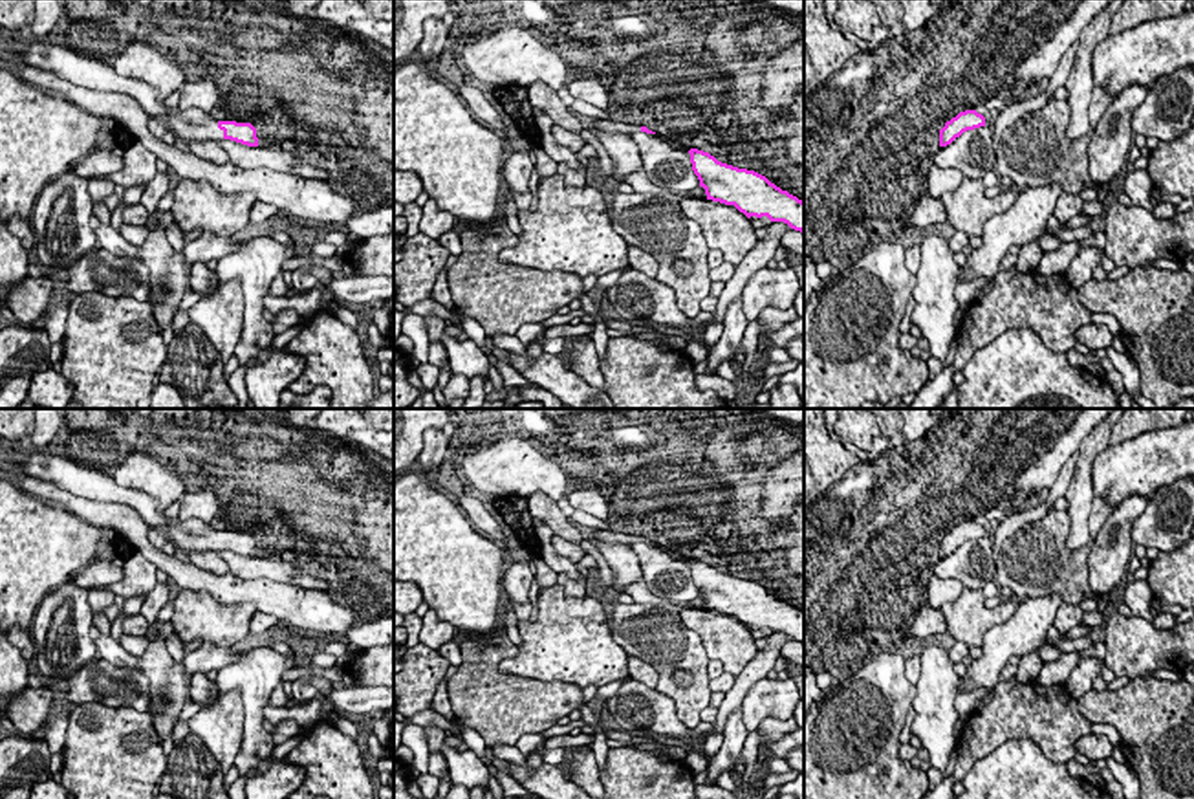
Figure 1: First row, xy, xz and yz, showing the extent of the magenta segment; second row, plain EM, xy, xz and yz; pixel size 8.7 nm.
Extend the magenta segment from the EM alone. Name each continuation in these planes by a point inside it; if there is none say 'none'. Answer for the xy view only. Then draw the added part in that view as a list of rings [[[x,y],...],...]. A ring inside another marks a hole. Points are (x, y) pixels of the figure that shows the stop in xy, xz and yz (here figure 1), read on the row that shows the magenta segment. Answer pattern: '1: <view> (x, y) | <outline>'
1: xy (193, 125) | [[[198,108],[190,110],[168,110],[165,123],[168,130],[181,141],[223,141],[223,130],[218,128],[218,121],[212,121]]]

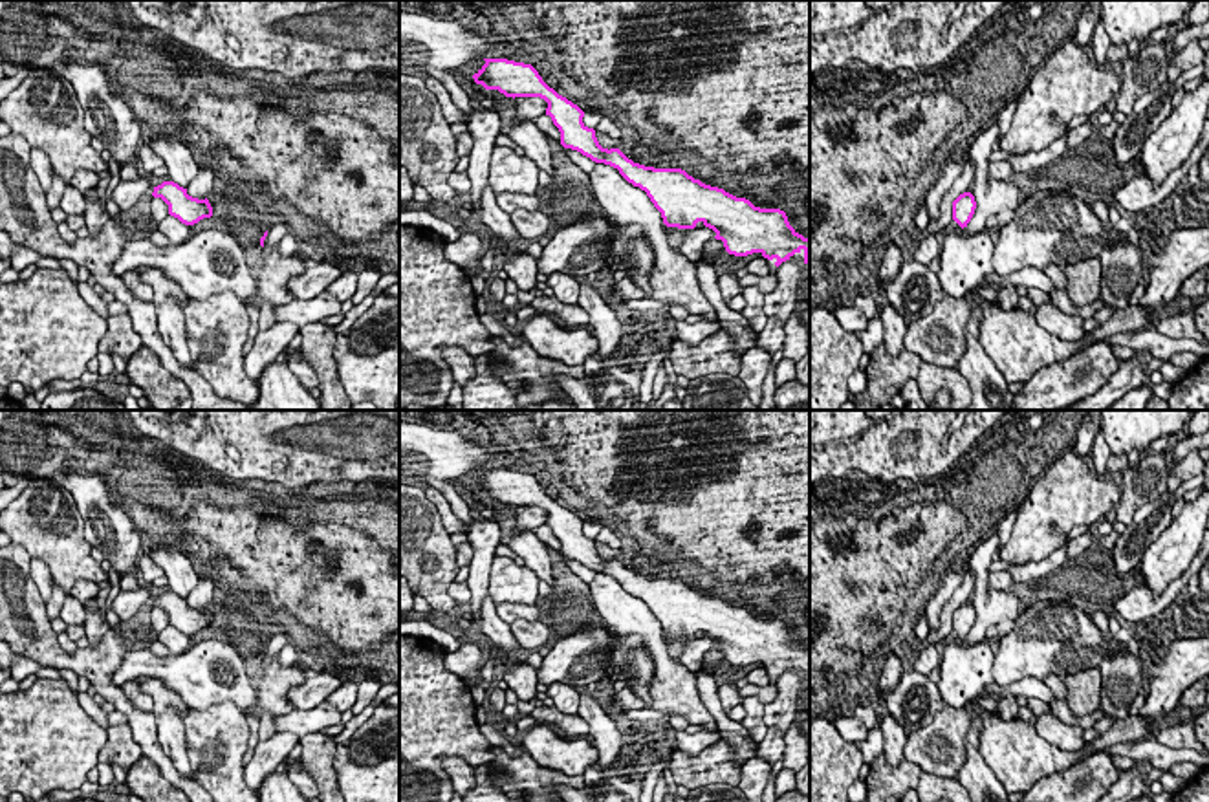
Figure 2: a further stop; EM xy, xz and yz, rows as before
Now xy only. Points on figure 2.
none

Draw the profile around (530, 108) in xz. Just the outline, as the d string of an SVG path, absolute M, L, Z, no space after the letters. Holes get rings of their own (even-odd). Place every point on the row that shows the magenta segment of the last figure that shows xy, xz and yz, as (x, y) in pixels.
M526 97L520 104L517 104L517 115L513 125L522 121L535 121L540 115L546 115L548 103L540 97Z

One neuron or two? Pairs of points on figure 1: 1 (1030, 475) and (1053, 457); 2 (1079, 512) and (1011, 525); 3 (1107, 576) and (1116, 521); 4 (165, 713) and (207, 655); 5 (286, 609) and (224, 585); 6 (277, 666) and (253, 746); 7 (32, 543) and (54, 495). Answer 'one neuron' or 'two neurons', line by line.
1: one neuron
2: two neurons
3: one neuron
4: one neuron
5: one neuron
6: one neuron
7: two neurons

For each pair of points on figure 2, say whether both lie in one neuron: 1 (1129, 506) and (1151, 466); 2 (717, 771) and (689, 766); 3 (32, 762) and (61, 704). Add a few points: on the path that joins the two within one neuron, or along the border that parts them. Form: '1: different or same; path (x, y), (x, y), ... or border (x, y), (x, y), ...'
1: same; path (1132, 497), (1151, 475)
2: same; path (709, 768), (697, 768)
3: same; path (35, 747), (43, 740), (46, 718)

